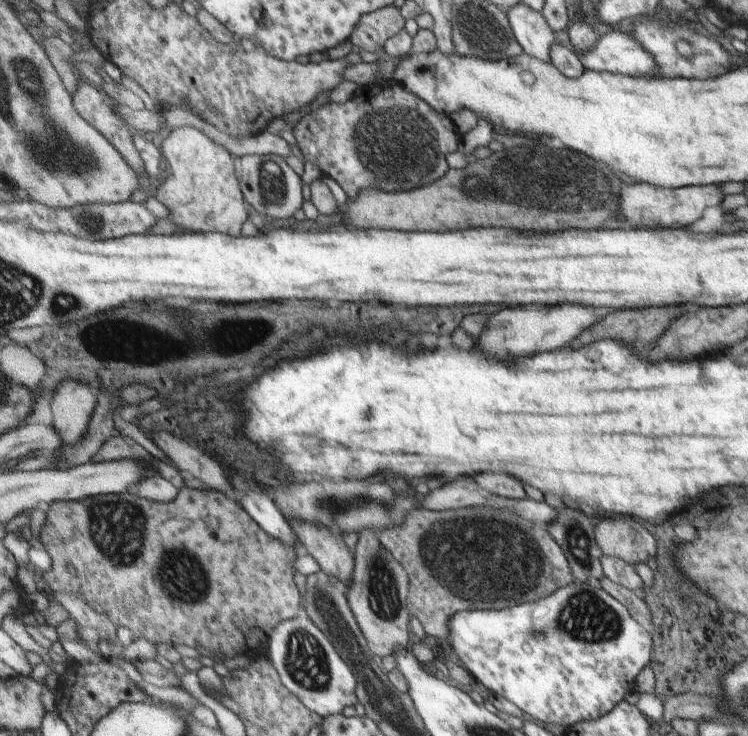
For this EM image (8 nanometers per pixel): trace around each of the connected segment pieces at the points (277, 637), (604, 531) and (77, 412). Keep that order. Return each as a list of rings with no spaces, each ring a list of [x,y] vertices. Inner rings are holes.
[[[308,616],[294,617],[292,620],[279,622],[278,626],[270,632],[267,648],[267,656],[278,669],[280,680],[309,709],[319,713],[321,719],[327,716],[340,715],[344,708],[355,706],[356,700],[359,699],[356,698],[358,692],[357,673],[339,655],[332,641],[328,640],[324,632]]]
[[[630,516],[622,520],[596,520],[595,539],[604,555],[621,558],[632,566],[638,562],[646,563],[650,556],[658,553],[656,539]]]
[[[64,384],[58,390],[52,408],[56,416],[56,428],[64,434],[66,442],[74,444],[86,434],[96,406],[98,398],[88,384],[80,384],[80,388],[70,388]]]

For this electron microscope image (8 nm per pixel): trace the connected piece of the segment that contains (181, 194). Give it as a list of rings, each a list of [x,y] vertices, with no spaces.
[[[181,127],[174,129],[161,144],[164,158],[169,165],[168,176],[163,178],[158,187],[156,198],[169,209],[170,217],[181,229],[178,232],[186,233],[226,233],[239,237],[242,224],[246,220],[246,206],[240,192],[240,168],[238,158],[229,148],[216,144],[214,139],[196,128]]]

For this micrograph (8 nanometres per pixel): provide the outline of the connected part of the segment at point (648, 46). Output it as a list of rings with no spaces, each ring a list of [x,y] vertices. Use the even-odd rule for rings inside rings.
[[[650,18],[644,20],[636,20],[634,23],[634,32],[630,33],[640,44],[643,49],[649,50],[649,53],[654,57],[659,70],[658,77],[669,79],[687,78],[687,79],[702,79],[710,78],[710,76],[720,76],[727,73],[730,69],[728,62],[728,54],[726,50],[712,38],[706,38],[694,30],[690,30],[690,26],[686,22],[672,22],[668,26],[656,22]],[[685,40],[690,44],[692,56],[689,59],[680,55],[676,49],[676,42]]]

